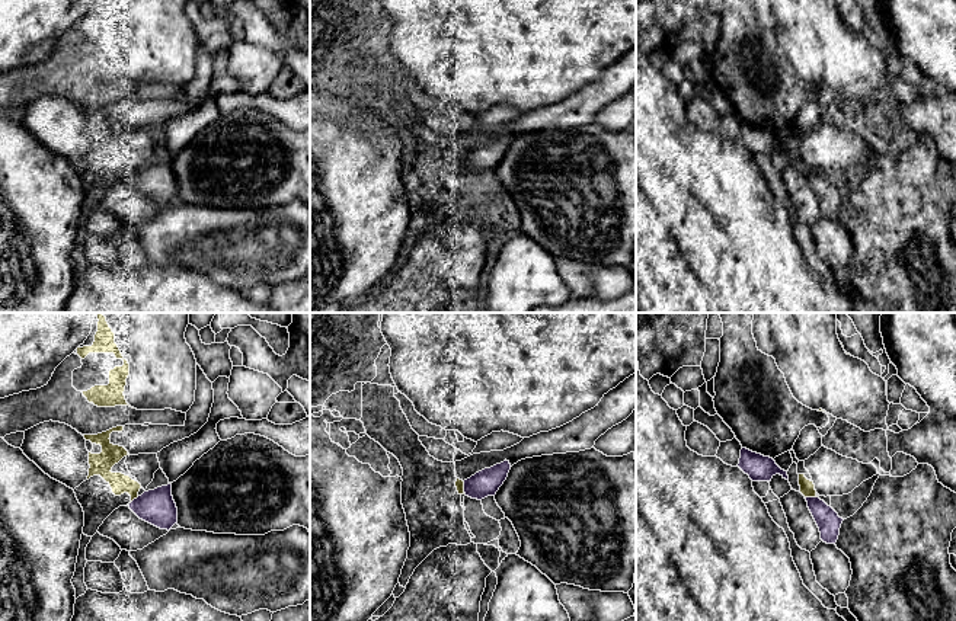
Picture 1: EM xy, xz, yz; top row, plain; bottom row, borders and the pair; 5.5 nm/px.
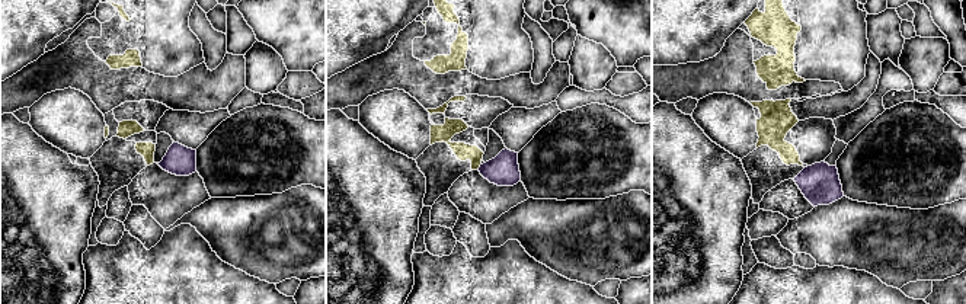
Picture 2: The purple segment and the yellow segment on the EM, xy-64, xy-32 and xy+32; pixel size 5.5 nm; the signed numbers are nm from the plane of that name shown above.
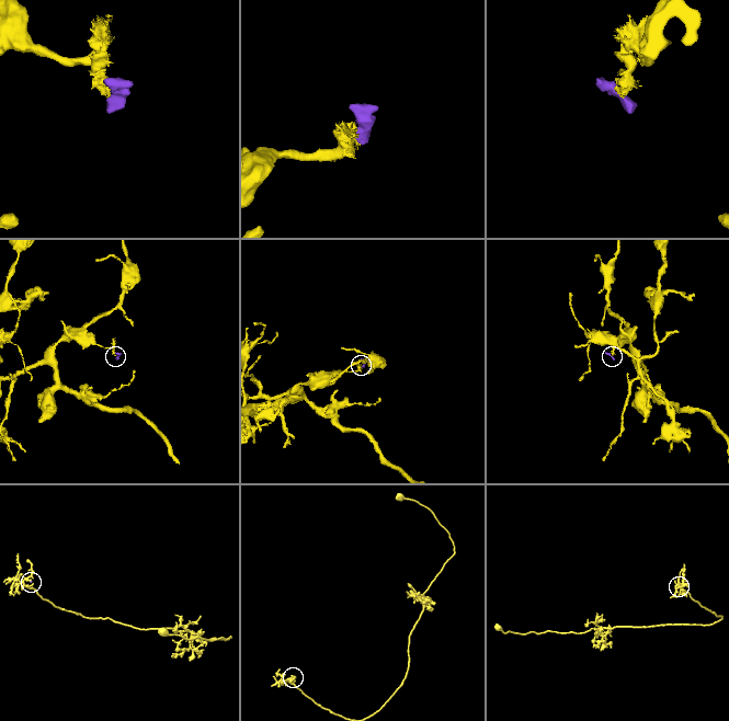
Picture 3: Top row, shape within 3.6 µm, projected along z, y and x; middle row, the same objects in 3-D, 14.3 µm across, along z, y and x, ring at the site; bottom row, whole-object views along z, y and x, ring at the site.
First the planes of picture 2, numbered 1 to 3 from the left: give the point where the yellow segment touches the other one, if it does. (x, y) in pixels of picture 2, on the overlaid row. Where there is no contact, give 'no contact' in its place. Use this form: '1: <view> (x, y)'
1: no contact
2: xy-32 (480, 166)
3: no contact

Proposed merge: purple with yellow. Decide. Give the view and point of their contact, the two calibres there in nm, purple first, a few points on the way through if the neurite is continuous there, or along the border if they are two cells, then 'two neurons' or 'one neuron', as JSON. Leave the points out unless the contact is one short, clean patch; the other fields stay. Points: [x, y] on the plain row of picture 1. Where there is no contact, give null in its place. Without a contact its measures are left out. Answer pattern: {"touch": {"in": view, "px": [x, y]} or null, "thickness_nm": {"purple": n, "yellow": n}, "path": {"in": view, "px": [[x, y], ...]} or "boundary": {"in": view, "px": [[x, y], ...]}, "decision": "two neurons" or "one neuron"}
{"touch": {"in": "yz", "px": [811, 172]}, "thickness_nm": {"purple": 130, "yellow": 80}, "decision": "two neurons"}

